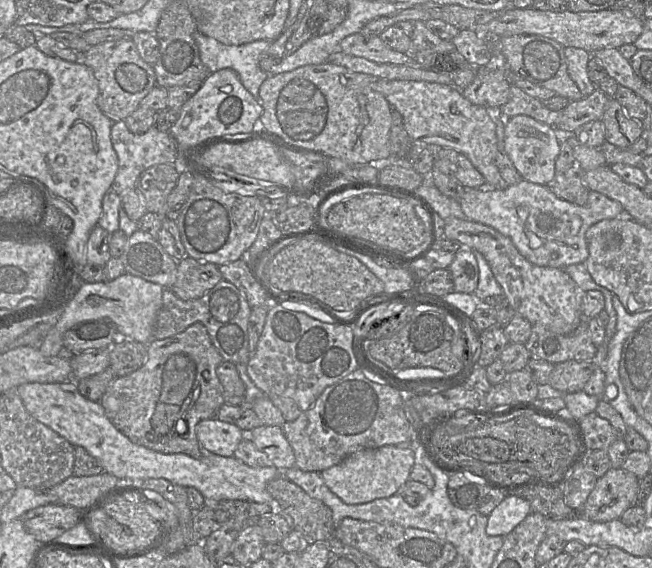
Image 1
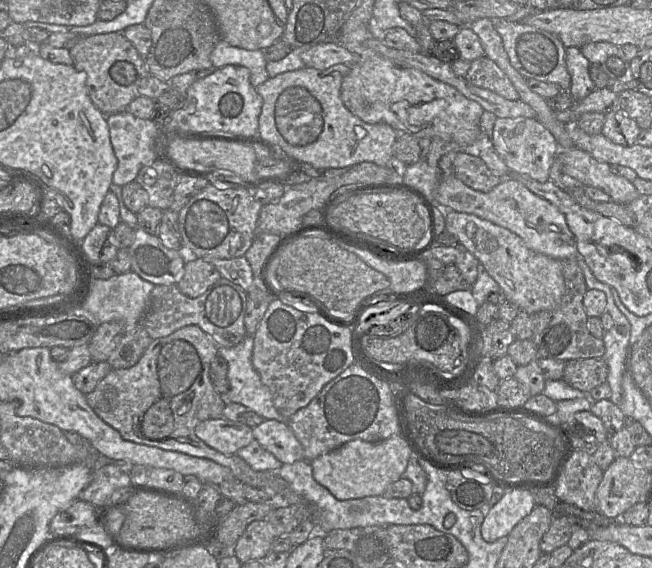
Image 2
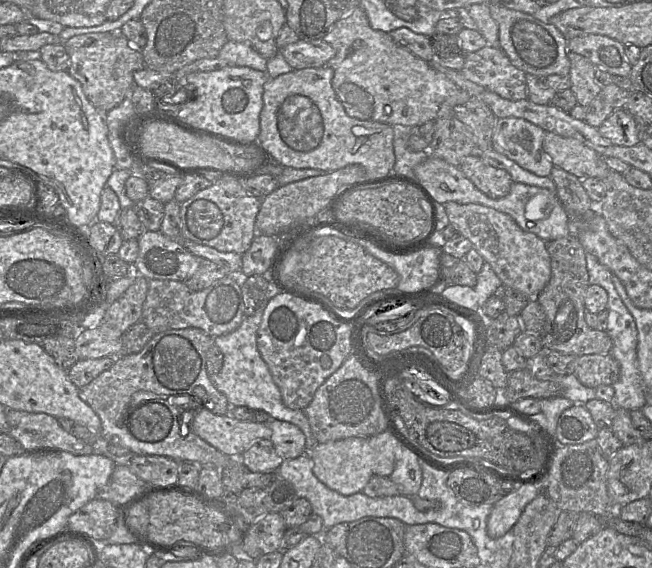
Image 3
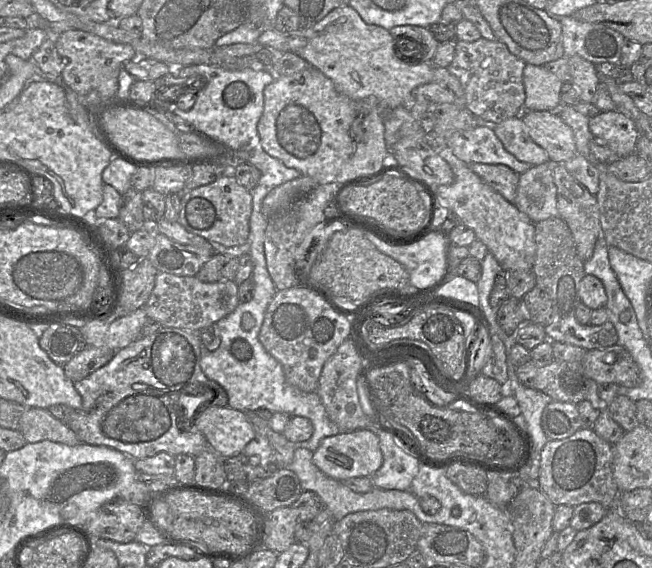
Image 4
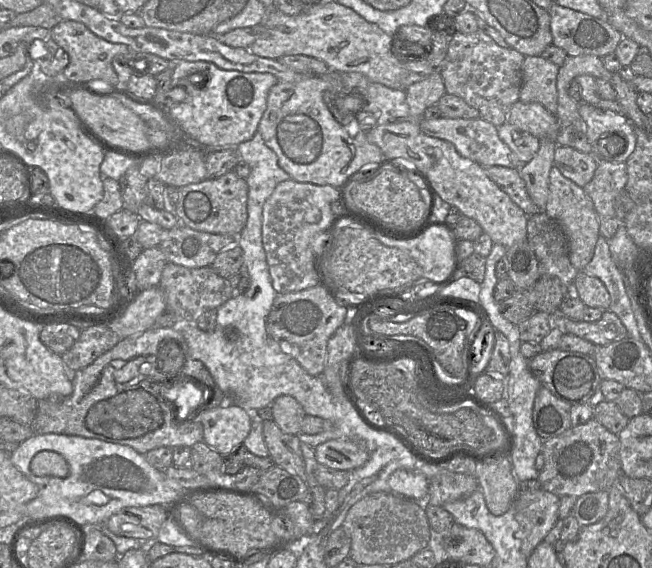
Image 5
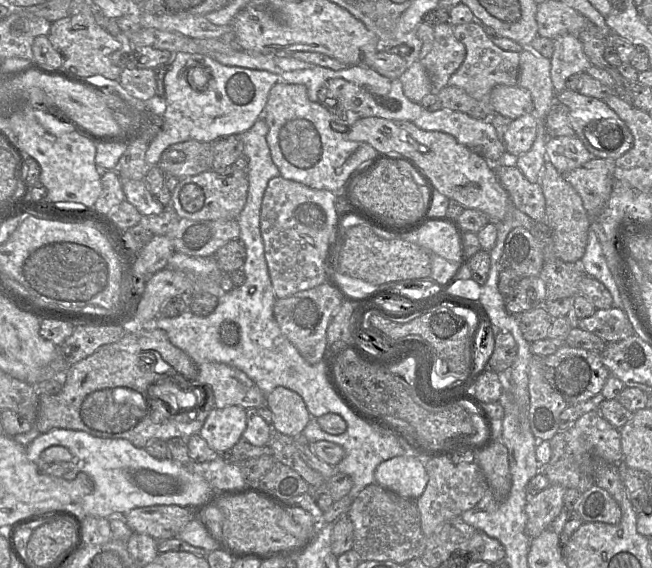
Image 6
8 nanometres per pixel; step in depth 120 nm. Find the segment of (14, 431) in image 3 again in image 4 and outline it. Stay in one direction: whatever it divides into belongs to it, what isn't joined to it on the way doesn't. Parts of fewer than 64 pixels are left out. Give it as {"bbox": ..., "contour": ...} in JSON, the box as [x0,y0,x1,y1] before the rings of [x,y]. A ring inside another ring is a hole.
{"bbox":[18,408,80,446],"contour":[[[27,408],[19,421],[18,430],[27,443],[50,440],[68,446],[80,443],[76,434],[63,422],[56,419],[47,409]]]}

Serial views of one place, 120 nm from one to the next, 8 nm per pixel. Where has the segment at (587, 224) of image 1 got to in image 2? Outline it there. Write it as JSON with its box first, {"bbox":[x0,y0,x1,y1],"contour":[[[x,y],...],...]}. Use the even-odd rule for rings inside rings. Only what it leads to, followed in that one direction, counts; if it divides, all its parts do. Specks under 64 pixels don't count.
{"bbox":[434,174,578,260],"contour":[[[454,174],[441,176],[434,202],[444,210],[473,214],[504,227],[518,235],[529,249],[537,253],[557,260],[578,257],[576,237],[568,227],[565,215],[512,176],[503,178],[489,192],[468,187]]]}

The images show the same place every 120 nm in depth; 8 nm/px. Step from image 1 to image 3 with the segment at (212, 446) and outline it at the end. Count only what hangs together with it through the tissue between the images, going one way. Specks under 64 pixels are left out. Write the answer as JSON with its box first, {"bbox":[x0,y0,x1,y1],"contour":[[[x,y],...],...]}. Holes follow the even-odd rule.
{"bbox":[192,408,272,458],"contour":[[[206,408],[194,416],[192,431],[231,458],[239,458],[254,442],[270,439],[272,435],[269,423],[240,421],[230,414],[217,415]]]}

